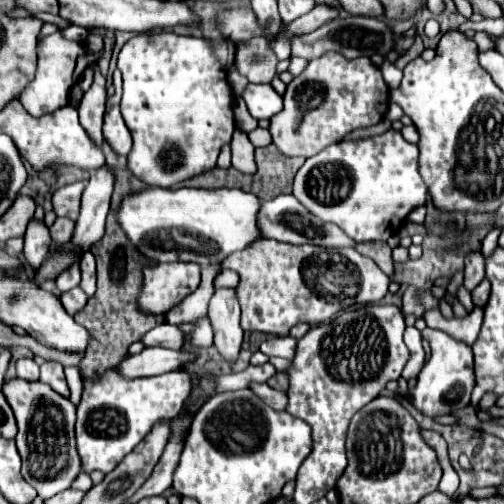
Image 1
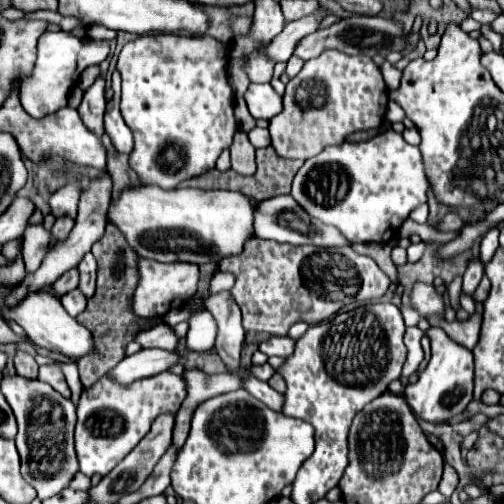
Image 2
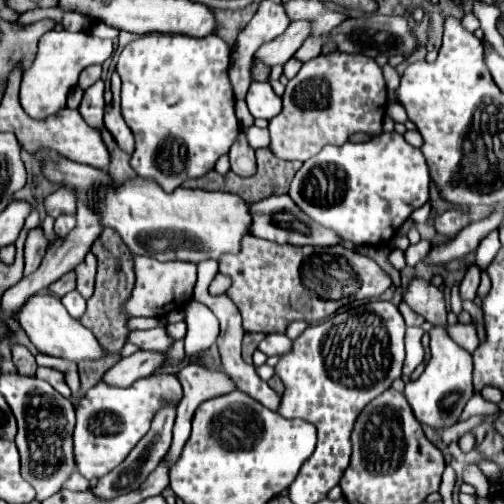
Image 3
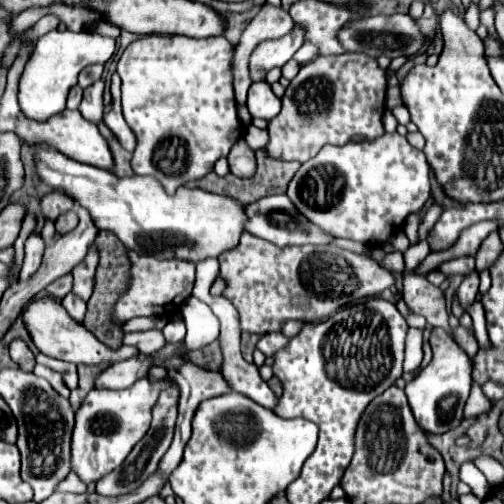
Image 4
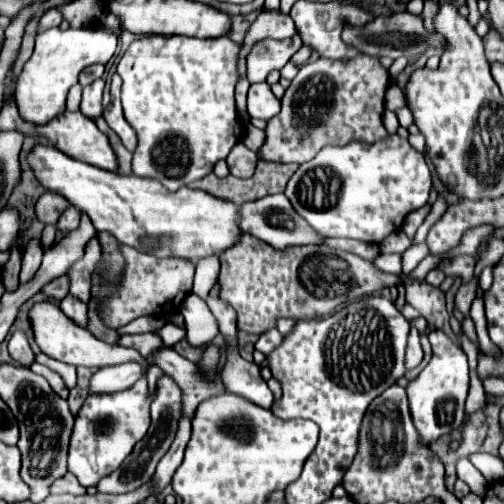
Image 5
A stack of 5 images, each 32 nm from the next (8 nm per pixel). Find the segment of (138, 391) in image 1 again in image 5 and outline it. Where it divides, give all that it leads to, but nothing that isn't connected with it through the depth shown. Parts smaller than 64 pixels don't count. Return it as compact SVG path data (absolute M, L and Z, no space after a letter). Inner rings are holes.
M140 378L132 388L118 394L88 394L76 414L68 454L68 470L76 474L82 486L96 486L104 476L114 472L124 462L134 444L146 434L150 426L150 404L154 398L156 392L148 390L146 378Z

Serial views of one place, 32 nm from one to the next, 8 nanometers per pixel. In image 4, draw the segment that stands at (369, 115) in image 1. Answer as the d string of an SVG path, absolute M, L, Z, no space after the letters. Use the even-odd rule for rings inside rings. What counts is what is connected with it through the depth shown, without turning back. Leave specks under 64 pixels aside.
M344 54L344 56L318 56L312 62L304 64L294 80L290 80L286 94L282 96L282 112L274 116L268 124L270 142L266 146L268 154L278 160L298 160L306 162L314 158L322 146L334 144L342 146L352 136L364 136L374 140L384 134L382 116L386 108L386 76L384 70L378 66L376 58L366 54Z

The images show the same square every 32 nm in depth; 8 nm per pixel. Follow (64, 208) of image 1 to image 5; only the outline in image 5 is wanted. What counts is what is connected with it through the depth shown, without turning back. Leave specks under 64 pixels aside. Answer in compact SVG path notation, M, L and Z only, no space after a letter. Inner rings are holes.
M46 192L36 204L36 218L44 224L56 224L60 216L60 206L64 212L64 208L70 208L72 204L68 204L68 200L64 200L62 196L56 196L56 192Z

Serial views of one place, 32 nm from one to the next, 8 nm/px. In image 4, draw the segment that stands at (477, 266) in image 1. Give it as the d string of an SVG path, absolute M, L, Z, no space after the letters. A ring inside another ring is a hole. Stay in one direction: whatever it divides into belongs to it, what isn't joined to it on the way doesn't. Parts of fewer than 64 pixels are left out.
M472 270L472 272L464 278L464 282L460 284L460 288L458 288L458 298L460 298L462 308L468 306L468 304L472 304L472 302L476 300L476 296L478 296L478 284L480 284L478 272Z

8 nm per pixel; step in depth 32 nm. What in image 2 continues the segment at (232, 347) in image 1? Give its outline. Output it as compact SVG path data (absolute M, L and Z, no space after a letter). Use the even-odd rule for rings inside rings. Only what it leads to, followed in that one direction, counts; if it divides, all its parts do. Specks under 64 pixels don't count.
M224 290L212 294L206 300L206 308L214 316L218 326L214 348L218 350L220 358L230 368L230 372L246 374L248 370L240 370L240 348L244 342L244 328L240 322L240 308L236 300L232 300L232 294Z

